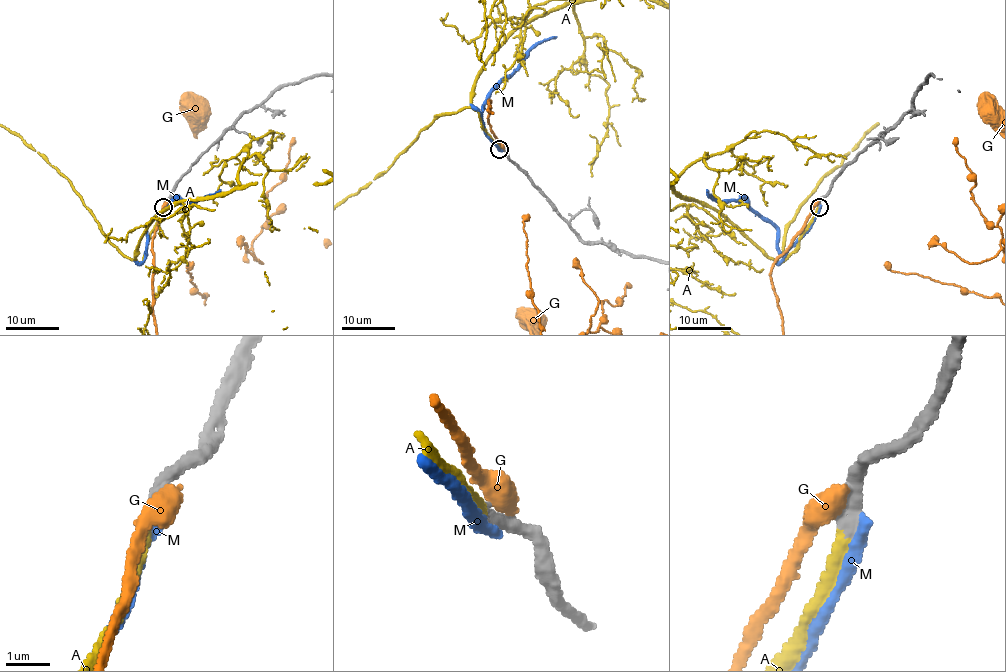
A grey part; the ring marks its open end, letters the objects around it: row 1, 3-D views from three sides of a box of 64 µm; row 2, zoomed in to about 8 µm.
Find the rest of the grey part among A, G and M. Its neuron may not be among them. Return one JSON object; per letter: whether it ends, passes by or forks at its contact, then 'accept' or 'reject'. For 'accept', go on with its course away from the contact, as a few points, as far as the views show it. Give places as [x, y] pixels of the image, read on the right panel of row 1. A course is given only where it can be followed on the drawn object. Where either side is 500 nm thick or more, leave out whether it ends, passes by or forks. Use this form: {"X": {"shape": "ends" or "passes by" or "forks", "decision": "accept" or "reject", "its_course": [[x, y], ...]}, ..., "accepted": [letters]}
{"A": {"shape": "ends", "decision": "accept"}, "G": {"decision": "reject"}, "M": {"shape": "ends", "decision": "reject"}, "accepted": ["A"]}

